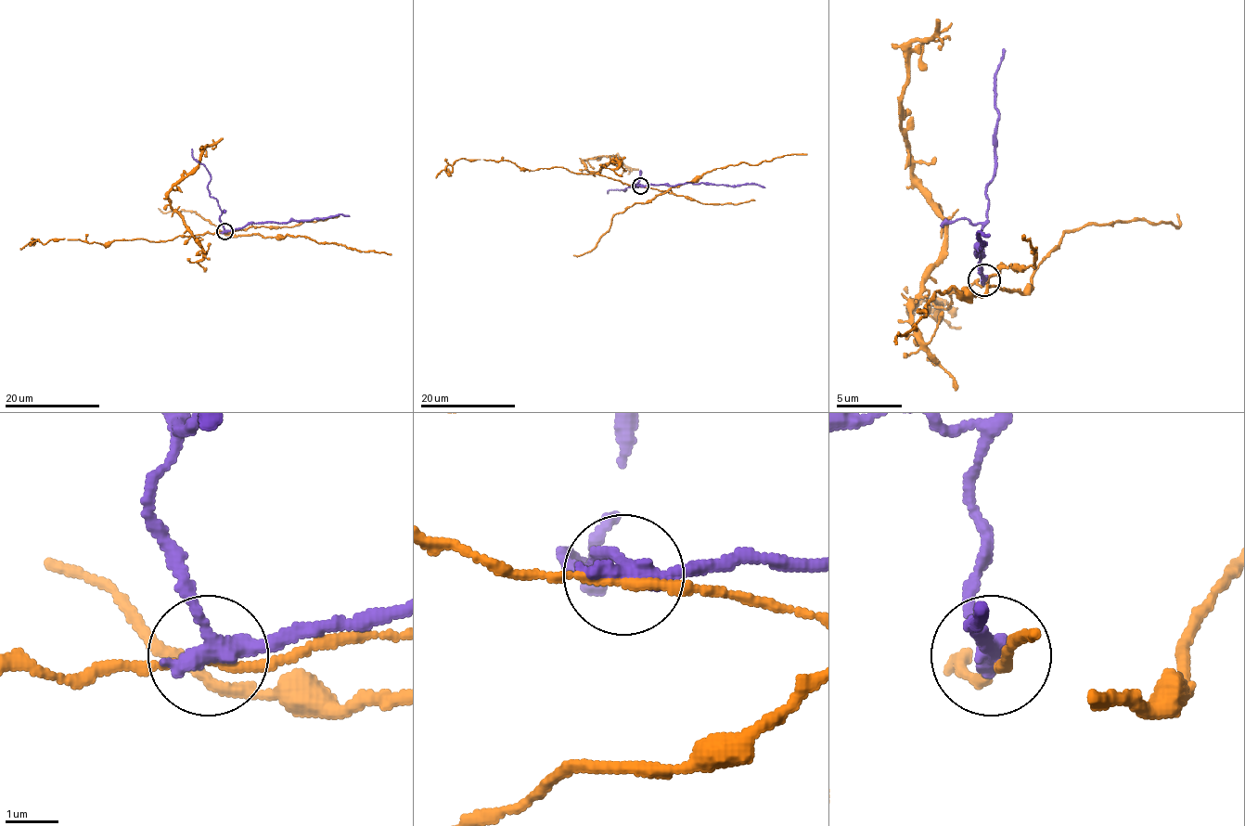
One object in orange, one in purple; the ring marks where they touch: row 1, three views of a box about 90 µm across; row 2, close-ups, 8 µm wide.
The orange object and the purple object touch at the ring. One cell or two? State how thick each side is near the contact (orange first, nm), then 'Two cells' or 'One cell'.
Thickness 160 nm (orange) against 340 nm. Two cells

